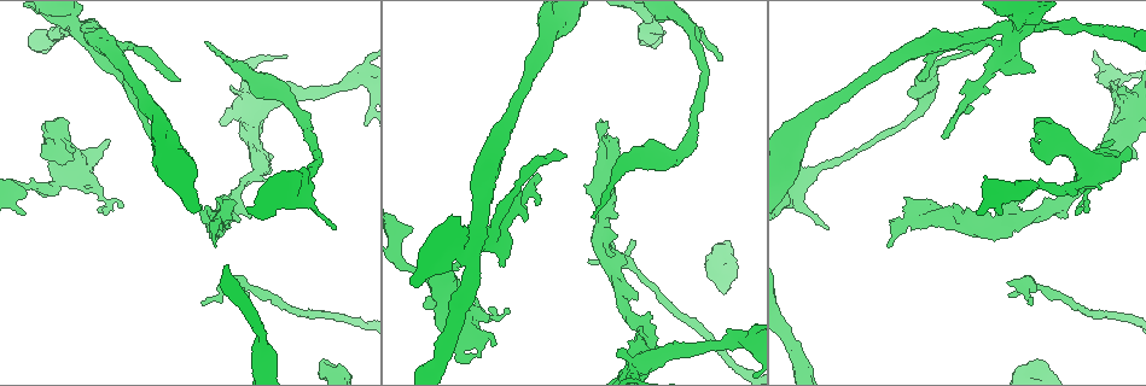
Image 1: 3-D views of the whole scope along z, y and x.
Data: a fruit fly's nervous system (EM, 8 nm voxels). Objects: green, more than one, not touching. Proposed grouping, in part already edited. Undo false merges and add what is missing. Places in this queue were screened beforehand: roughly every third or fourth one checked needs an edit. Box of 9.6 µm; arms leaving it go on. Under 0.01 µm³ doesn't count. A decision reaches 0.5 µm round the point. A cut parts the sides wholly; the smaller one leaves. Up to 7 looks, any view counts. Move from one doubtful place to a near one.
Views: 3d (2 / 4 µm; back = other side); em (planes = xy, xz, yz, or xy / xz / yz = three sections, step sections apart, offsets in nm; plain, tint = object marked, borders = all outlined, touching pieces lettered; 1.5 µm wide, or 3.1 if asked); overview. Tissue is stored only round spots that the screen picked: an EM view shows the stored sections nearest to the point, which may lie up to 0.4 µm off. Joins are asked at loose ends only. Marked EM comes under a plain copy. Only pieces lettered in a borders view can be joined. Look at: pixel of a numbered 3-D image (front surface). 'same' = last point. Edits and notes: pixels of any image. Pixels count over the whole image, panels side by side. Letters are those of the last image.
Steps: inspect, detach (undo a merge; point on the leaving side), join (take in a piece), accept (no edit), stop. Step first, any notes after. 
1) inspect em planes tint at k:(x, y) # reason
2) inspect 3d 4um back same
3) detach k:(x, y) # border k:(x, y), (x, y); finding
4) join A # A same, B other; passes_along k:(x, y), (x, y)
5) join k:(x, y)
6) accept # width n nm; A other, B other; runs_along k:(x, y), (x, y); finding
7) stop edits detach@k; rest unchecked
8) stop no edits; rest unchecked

inspect 3d 2um at 1:(22, 211) # an open end

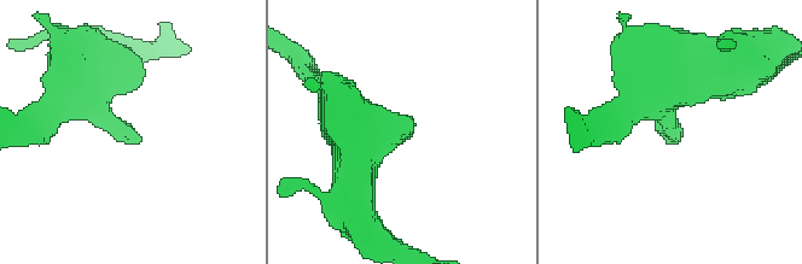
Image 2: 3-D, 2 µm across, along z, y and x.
inspect em planes borders at 2:(139, 139) # need the tissue

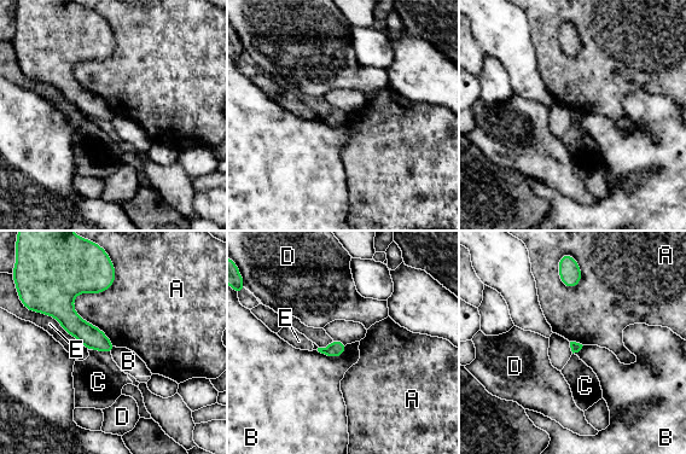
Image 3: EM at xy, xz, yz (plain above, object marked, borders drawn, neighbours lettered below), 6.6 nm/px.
accept # A other, B other, C other, D other, E other; no lettered piece goes on from it

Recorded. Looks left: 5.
inspect em yz step 4 tint at 1:(1025, 216)

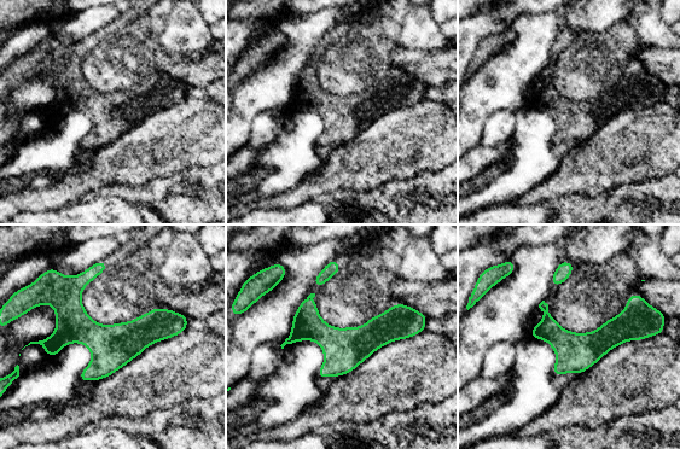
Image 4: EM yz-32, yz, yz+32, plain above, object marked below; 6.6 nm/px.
inspect em planes borders same

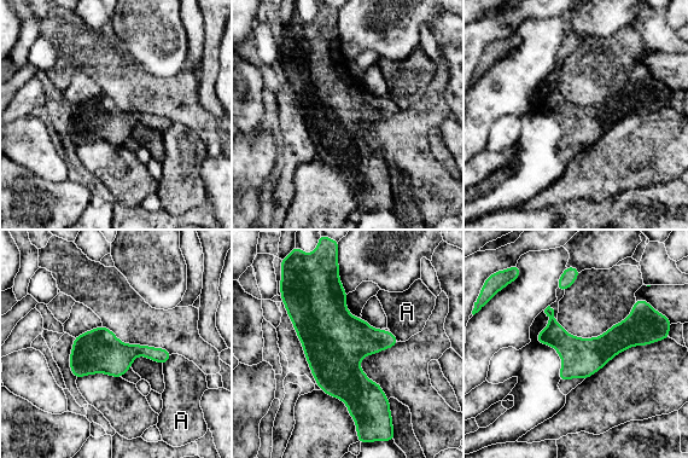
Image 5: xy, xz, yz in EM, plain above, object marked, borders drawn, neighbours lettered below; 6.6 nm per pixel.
accept # longest_contact A 110 nm; A other; one neuron here

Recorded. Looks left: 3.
inspect 3d 2um at 1:(203, 305) # tapers out

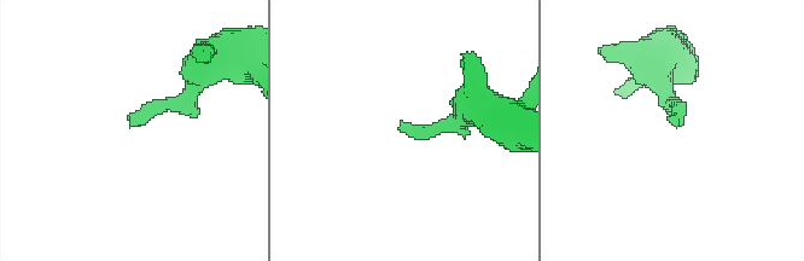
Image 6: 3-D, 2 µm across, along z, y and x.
inspect em xz step 4 tint at 6:(403, 128) # need the tissue

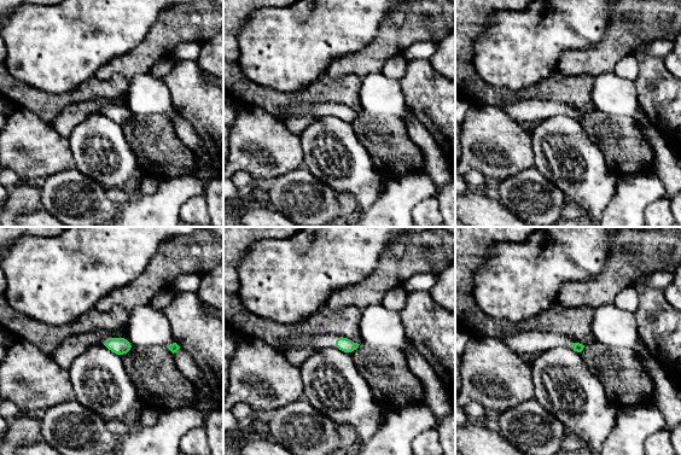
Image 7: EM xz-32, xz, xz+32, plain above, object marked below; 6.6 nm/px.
inspect em xy step 4 borders same

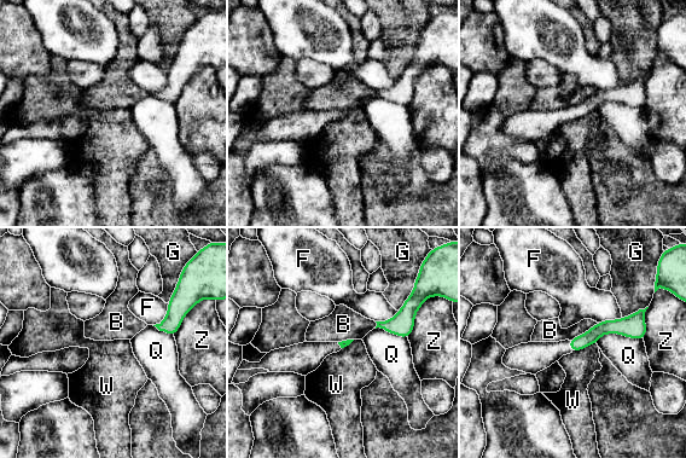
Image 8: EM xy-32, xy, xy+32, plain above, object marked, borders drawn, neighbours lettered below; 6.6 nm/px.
accept # B other, F other, G other, Q other, W other, Z other; border 8:(168, 303), (166, 316), (153, 325); none of them fits

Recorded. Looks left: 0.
stop no edits; rest unchecked

